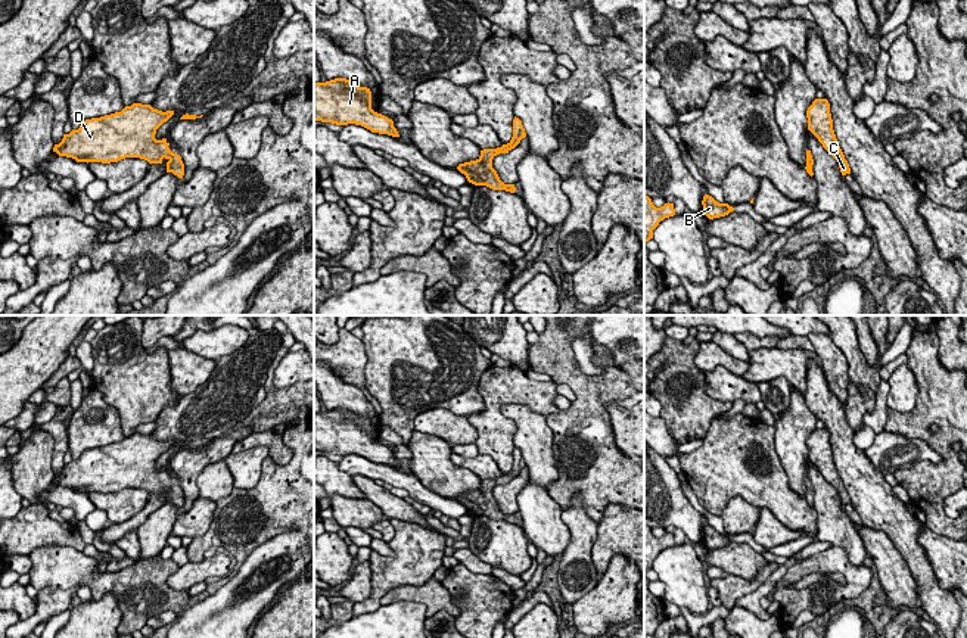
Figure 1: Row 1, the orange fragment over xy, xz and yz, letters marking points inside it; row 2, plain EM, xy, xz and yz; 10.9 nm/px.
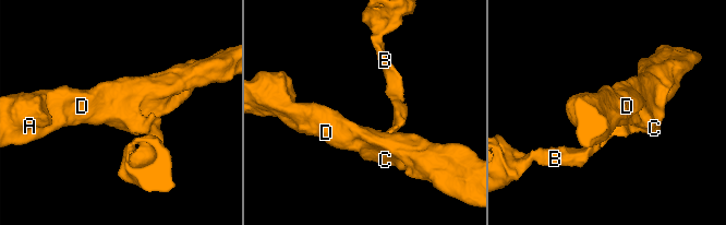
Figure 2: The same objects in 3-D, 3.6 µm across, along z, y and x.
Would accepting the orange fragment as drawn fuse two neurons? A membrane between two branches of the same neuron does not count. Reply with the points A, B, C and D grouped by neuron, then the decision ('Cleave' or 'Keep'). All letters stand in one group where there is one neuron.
Groups: A B C D. Keep

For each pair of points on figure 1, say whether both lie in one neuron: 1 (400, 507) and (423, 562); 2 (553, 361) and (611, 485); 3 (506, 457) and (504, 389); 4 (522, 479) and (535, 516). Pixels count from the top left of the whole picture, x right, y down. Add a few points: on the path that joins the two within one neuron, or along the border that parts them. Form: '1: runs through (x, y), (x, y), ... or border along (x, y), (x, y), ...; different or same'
1: border along (389, 517), (416, 522), (429, 528); different
2: runs through (584, 389), (588, 394), (588, 441), (597, 454); same
3: runs through (497, 441), (494, 405); same
4: border along (529, 479), (518, 495), (518, 513); different

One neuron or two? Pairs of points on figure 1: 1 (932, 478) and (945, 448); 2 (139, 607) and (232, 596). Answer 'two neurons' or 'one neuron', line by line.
1: one neuron
2: two neurons

